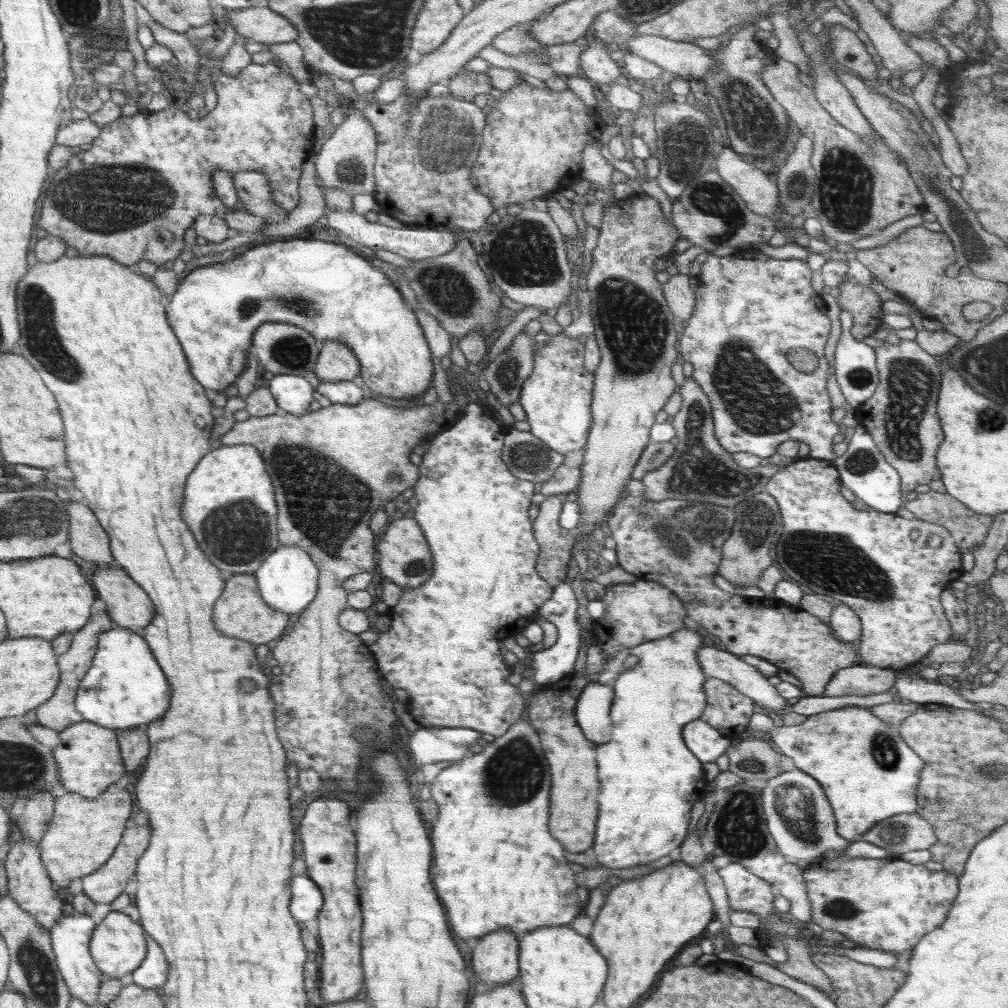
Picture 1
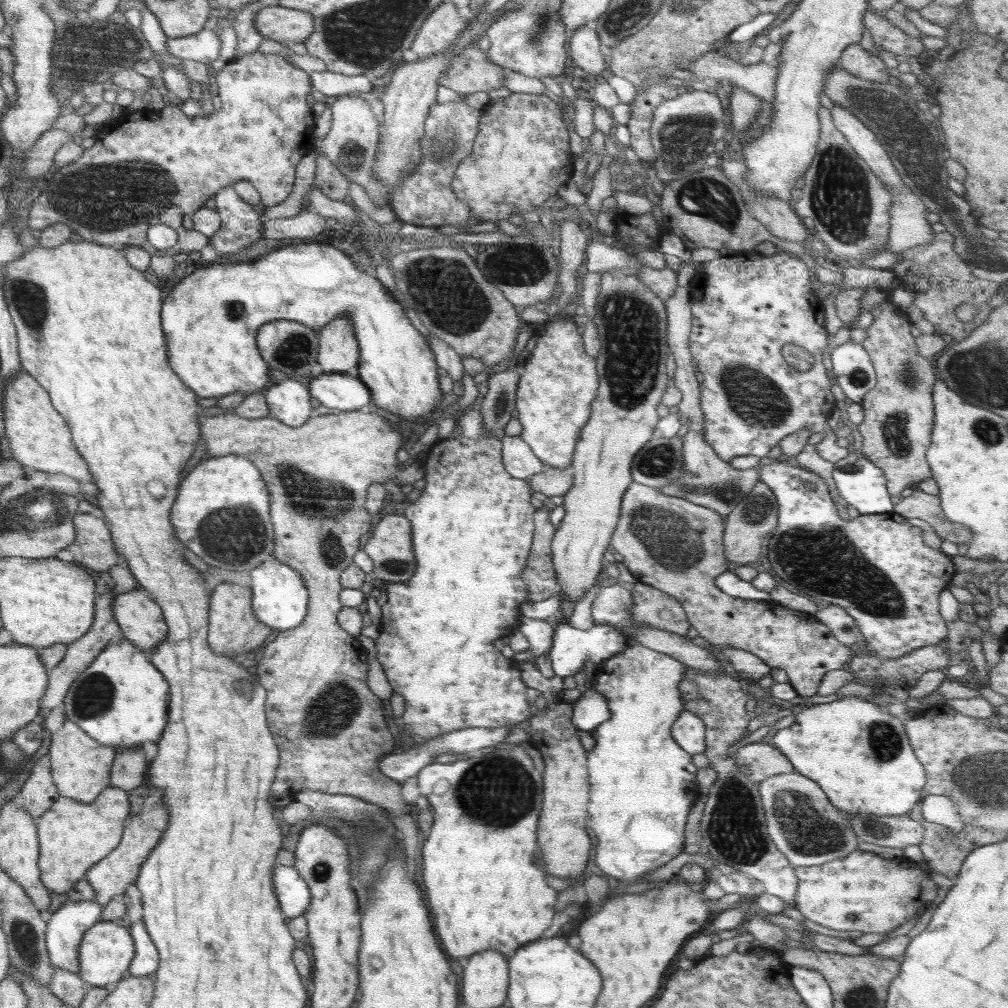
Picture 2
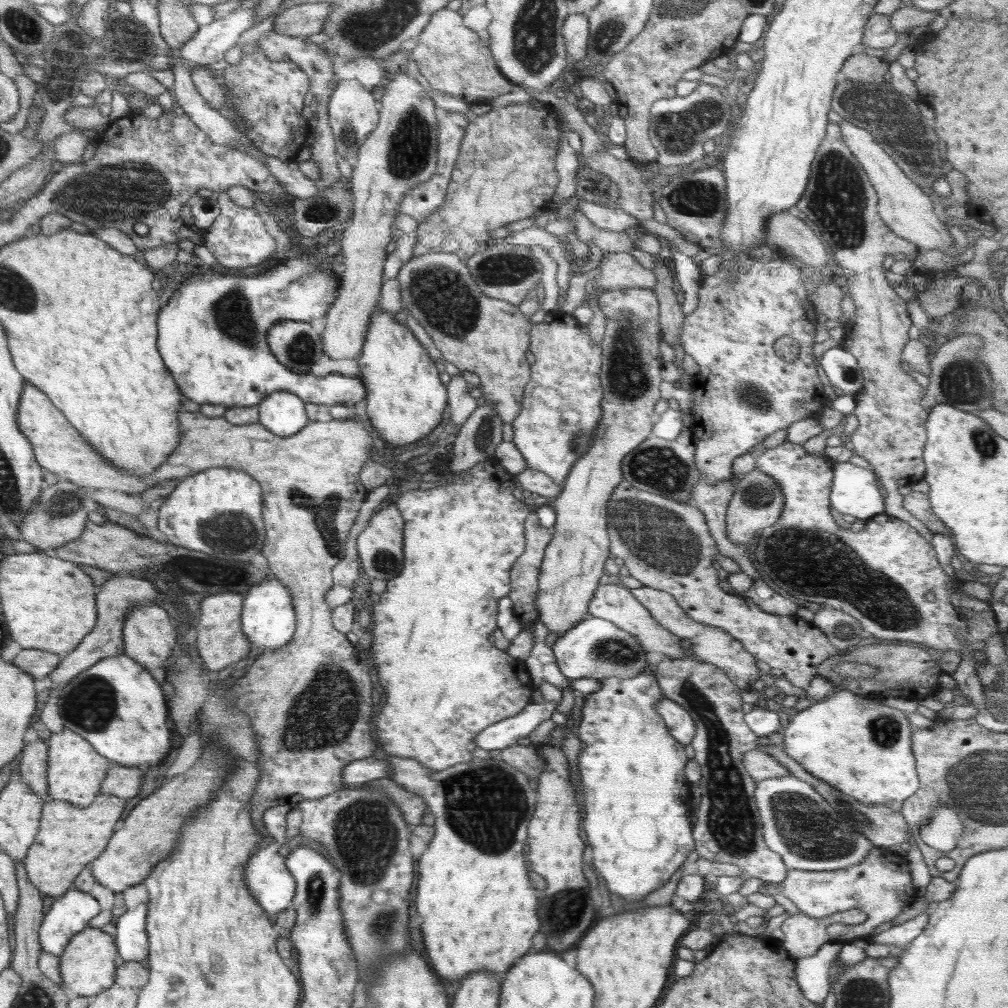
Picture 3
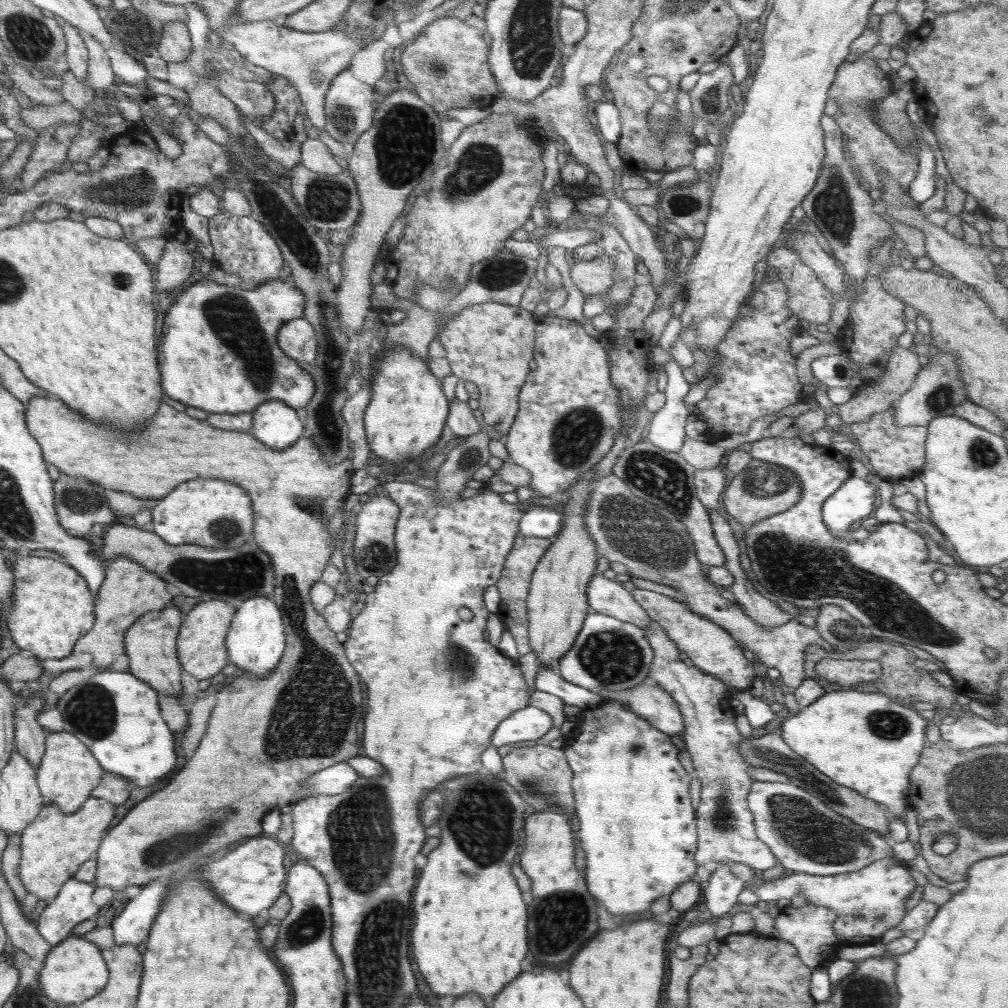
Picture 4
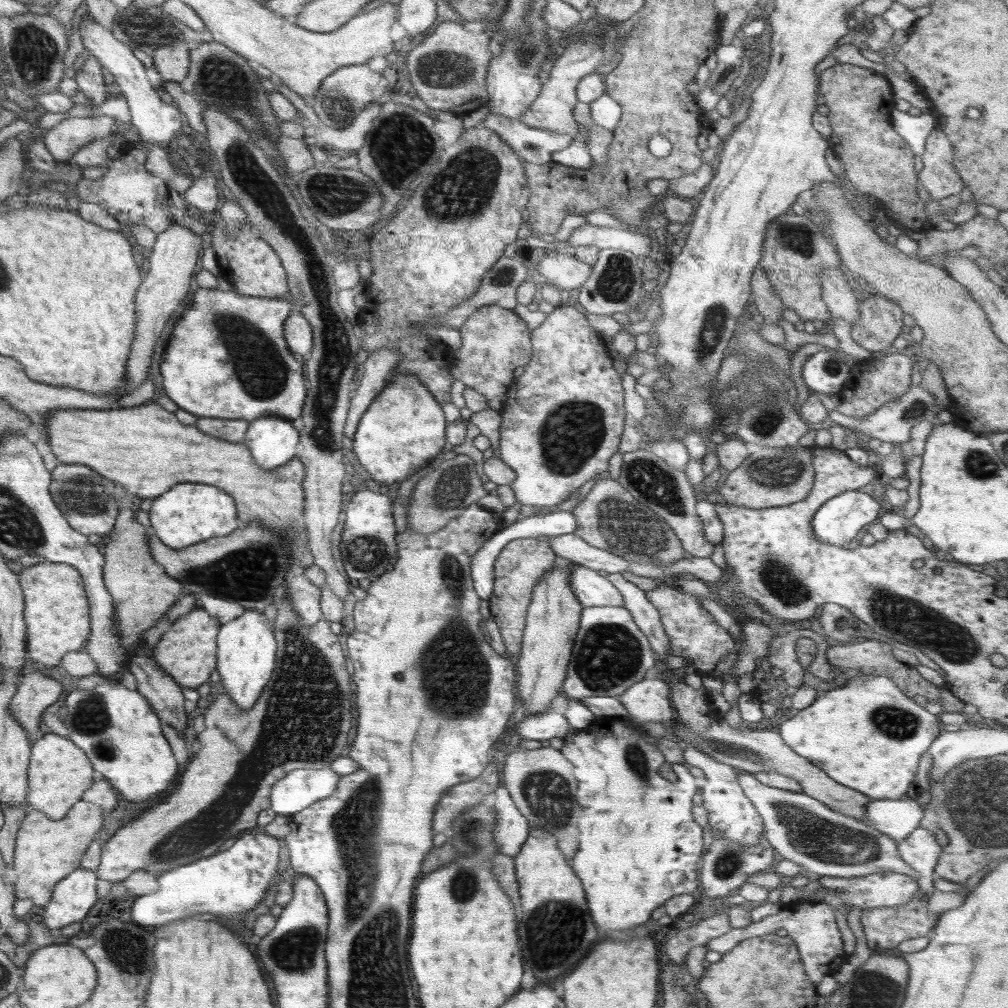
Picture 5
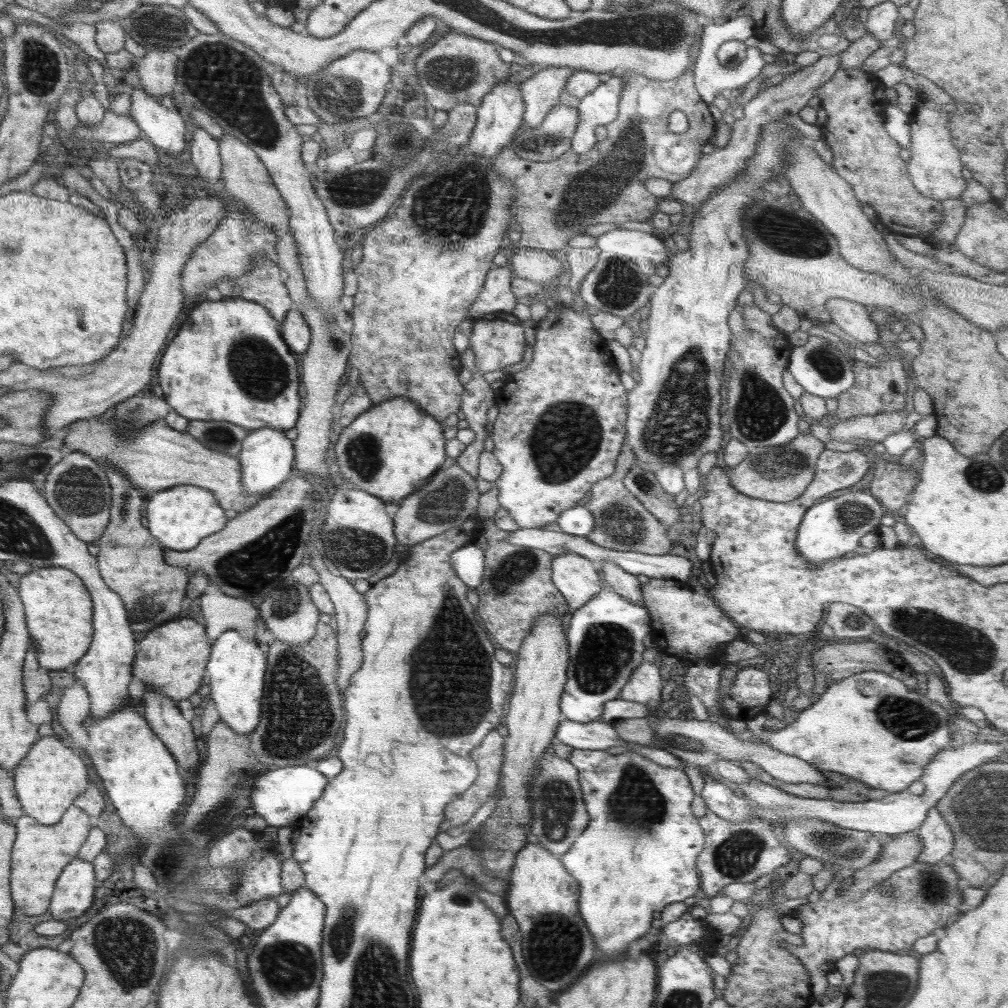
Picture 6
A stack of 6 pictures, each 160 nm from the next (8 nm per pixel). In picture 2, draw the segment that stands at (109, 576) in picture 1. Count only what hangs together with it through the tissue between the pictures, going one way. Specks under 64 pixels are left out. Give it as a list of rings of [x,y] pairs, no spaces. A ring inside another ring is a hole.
[[[143,590],[116,593],[113,609],[126,640],[148,655],[168,638],[162,608]]]

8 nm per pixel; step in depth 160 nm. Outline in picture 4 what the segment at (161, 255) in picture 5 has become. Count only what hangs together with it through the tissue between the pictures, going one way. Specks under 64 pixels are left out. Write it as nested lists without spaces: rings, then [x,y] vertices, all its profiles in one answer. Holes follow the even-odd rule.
[[[176,237],[168,239],[156,266],[157,294],[180,286],[192,274],[194,263],[195,258],[186,243],[180,243]]]

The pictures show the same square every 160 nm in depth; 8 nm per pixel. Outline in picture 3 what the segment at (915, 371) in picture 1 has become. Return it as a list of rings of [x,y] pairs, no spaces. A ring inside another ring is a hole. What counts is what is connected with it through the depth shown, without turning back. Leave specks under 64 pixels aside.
[[[830,121],[826,134],[818,147],[815,159],[812,161],[806,191],[795,205],[800,212],[806,214],[806,220],[814,224],[814,229],[826,246],[830,248],[834,263],[840,264],[843,268],[853,270],[855,274],[846,293],[856,303],[856,310],[852,320],[856,322],[857,326],[854,326],[853,331],[848,326],[848,330],[846,330],[848,334],[845,336],[850,338],[850,342],[843,345],[859,362],[865,383],[863,389],[858,394],[855,394],[856,405],[854,413],[860,424],[846,442],[856,452],[857,456],[864,458],[872,465],[877,481],[886,488],[885,513],[907,522],[909,526],[912,526],[918,532],[921,538],[930,542],[933,539],[933,533],[903,507],[903,496],[898,493],[900,486],[916,484],[916,482],[920,482],[925,477],[926,468],[922,454],[927,441],[925,430],[927,414],[920,403],[922,403],[922,396],[926,395],[926,388],[918,384],[914,377],[908,374],[908,368],[905,368],[902,351],[910,339],[908,329],[912,322],[906,310],[907,302],[896,293],[884,276],[892,254],[901,252],[913,259],[919,254],[920,250],[915,244],[908,242],[905,238],[900,238],[886,226],[886,223],[877,213],[878,200],[875,188],[869,181],[865,170],[843,141],[839,125]]]

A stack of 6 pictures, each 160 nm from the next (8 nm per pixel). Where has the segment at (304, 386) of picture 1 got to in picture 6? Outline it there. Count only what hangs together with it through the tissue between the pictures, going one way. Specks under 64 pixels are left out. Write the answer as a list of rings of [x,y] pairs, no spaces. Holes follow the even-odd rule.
[[[268,428],[250,431],[242,440],[238,458],[242,468],[243,487],[249,495],[270,494],[295,473],[295,448],[292,441],[286,438],[284,431]]]

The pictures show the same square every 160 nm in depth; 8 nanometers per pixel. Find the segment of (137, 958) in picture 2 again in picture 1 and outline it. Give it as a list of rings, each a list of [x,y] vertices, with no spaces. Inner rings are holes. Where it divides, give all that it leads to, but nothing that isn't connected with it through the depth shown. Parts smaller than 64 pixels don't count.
[[[146,933],[146,956],[142,964],[133,970],[132,982],[144,988],[159,990],[168,978],[169,964],[162,948]]]

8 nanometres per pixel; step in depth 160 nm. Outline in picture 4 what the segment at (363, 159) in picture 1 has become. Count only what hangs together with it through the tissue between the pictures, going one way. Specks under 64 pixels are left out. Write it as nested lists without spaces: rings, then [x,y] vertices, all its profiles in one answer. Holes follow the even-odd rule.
[[[344,69],[334,77],[330,88],[327,90],[324,103],[325,130],[332,138],[341,142],[350,138],[350,141],[355,144],[357,134],[361,134],[370,128],[375,113],[373,109],[375,102],[373,88],[374,86],[358,80],[348,69]]]

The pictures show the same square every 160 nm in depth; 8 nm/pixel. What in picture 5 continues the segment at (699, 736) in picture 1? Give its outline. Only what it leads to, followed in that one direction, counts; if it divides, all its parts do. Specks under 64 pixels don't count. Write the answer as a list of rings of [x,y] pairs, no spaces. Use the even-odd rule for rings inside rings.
[[[649,675],[618,697],[630,719],[639,724],[665,723],[673,719],[669,686],[658,678]]]

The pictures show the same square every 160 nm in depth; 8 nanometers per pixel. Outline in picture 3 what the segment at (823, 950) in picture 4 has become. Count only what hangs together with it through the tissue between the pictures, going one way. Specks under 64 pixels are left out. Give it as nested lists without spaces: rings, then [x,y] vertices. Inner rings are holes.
[[[799,912],[796,916],[789,916],[784,919],[780,926],[780,930],[784,933],[784,941],[782,942],[783,948],[795,959],[814,956],[824,944],[831,942],[831,937],[828,935],[827,928],[830,925],[838,924],[836,922],[848,924],[848,914],[846,914],[846,912],[836,912],[824,918],[811,918]]]

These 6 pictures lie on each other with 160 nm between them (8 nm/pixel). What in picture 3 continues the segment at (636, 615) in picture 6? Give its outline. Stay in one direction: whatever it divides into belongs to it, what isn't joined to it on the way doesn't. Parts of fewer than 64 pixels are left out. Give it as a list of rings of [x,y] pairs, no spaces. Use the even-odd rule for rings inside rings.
[[[592,617],[584,619],[566,633],[560,635],[551,649],[560,673],[568,679],[596,678],[604,682],[607,678],[634,678],[645,670],[645,667],[656,665],[664,660],[664,655],[658,652],[647,652],[629,632],[603,618]]]

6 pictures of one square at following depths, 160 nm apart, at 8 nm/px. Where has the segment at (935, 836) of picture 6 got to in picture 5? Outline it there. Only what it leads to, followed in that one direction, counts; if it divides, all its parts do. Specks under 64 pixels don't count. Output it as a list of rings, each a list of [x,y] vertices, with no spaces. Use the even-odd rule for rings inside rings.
[[[920,826],[916,827],[904,840],[897,841],[897,851],[918,874],[919,894],[930,899],[934,893],[934,867],[938,862],[942,847],[936,842],[933,832]]]

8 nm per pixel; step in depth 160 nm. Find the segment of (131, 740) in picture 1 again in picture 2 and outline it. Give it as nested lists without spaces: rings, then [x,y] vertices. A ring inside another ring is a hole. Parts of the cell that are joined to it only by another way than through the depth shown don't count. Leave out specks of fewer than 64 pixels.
[[[116,748],[117,753],[111,766],[110,787],[124,790],[138,788],[144,782],[144,772],[149,763],[146,761],[144,749]]]

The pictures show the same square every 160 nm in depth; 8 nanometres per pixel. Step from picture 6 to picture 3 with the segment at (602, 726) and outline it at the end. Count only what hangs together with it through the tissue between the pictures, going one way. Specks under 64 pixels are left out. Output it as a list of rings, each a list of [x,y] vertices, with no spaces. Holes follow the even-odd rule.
[[[531,702],[520,714],[481,730],[474,740],[477,748],[500,752],[503,748],[515,745],[520,738],[528,737],[541,722],[549,719],[557,705],[551,702]]]

